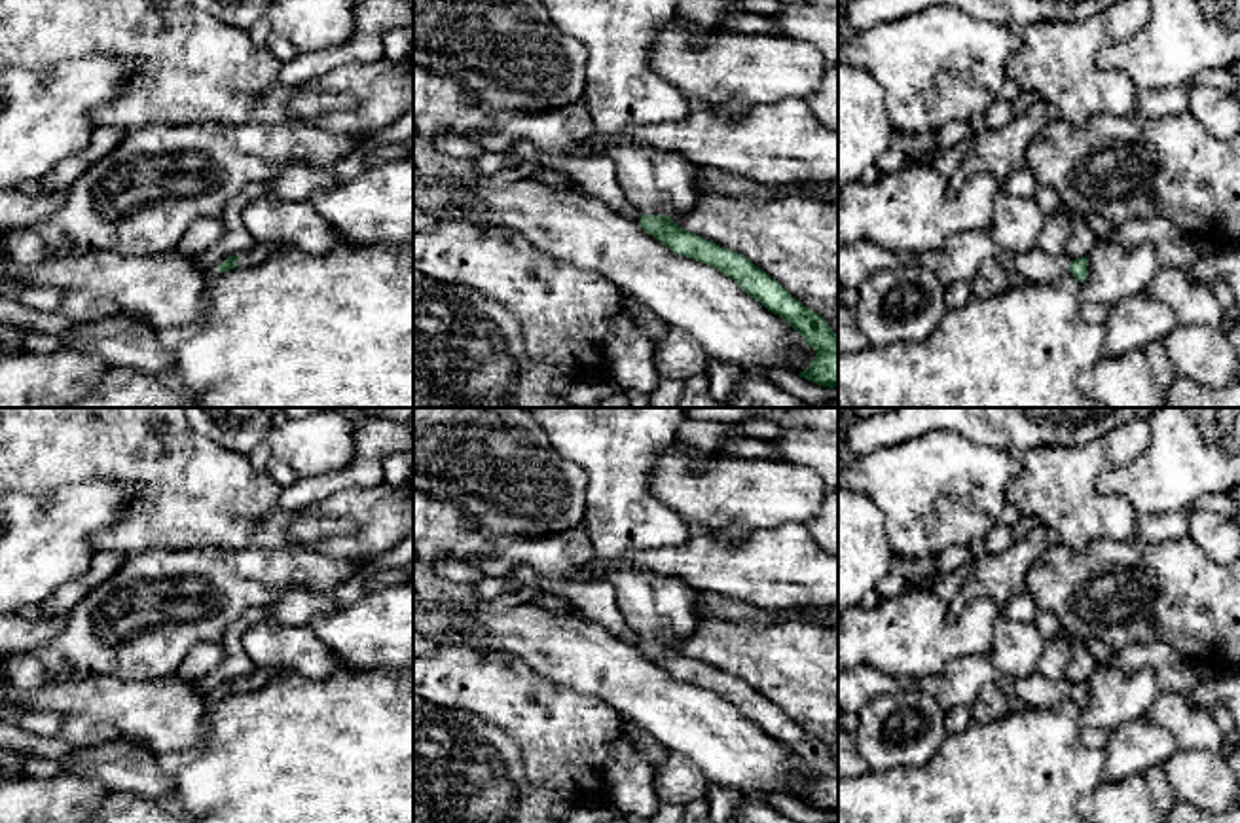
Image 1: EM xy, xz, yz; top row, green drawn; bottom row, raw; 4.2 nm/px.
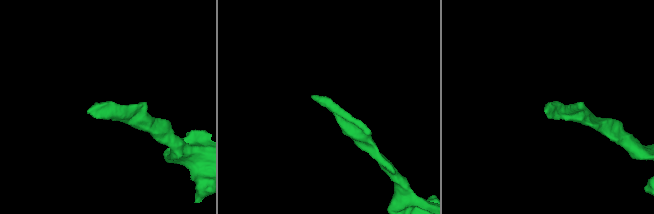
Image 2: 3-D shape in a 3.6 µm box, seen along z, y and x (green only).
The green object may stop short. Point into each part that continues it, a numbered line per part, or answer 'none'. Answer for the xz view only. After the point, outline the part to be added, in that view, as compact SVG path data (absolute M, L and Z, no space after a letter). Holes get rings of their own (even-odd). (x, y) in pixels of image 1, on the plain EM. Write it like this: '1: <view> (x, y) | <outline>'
1: xz (656, 607) | M612 569L605 580L616 590L626 624L643 641L679 643L696 631L696 592L681 580L631 569Z

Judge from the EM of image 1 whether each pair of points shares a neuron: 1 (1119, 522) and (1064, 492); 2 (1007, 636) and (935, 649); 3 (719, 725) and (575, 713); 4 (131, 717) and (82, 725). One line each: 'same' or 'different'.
1: same
2: different
3: different
4: different

